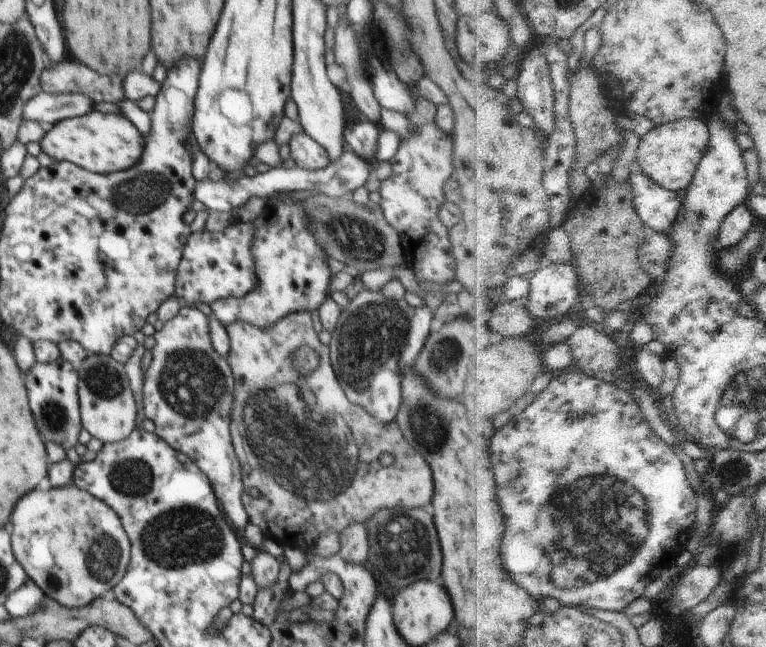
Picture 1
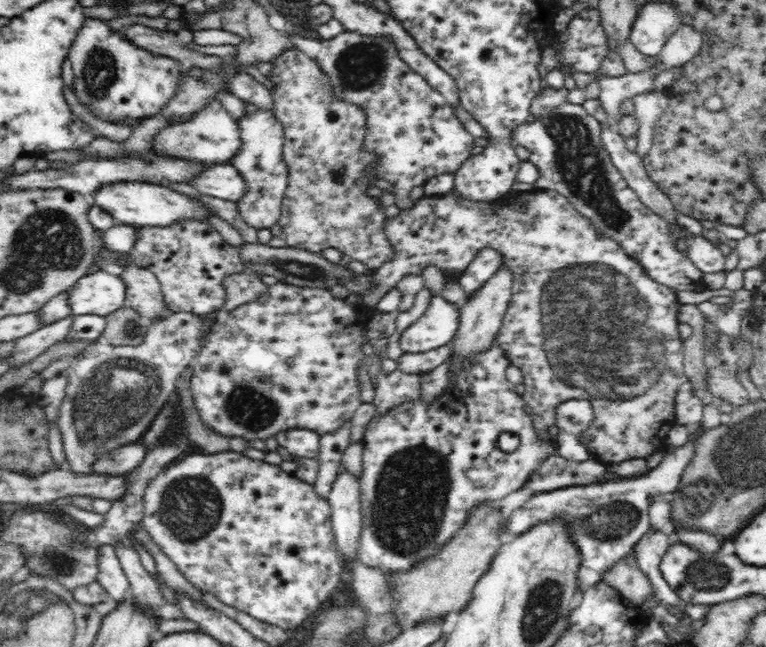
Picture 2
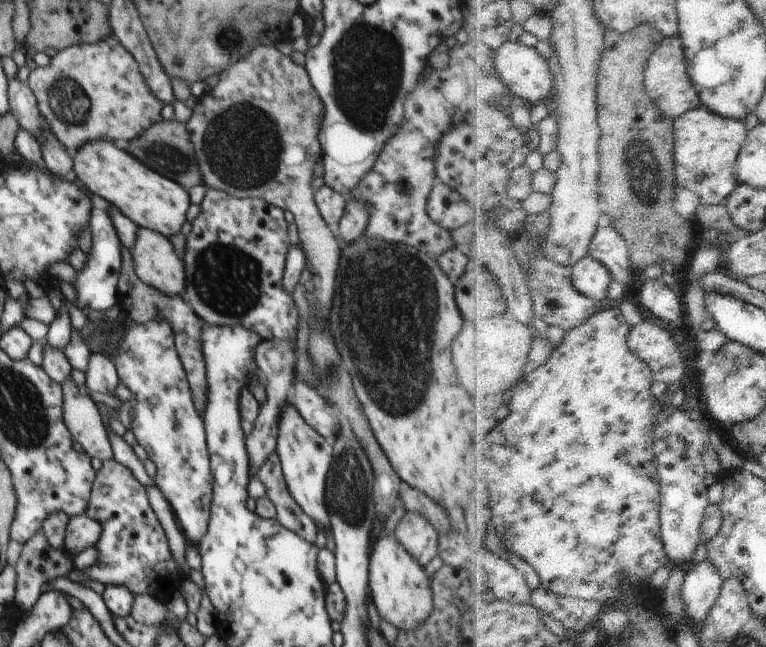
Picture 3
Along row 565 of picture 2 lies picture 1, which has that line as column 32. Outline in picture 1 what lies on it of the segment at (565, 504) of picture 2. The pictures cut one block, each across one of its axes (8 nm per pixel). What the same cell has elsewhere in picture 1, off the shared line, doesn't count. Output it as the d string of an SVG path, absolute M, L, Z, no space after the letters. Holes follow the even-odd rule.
M25 582L16 591L8 594L3 605L11 618L25 618L37 612L45 604L45 595L32 582Z

